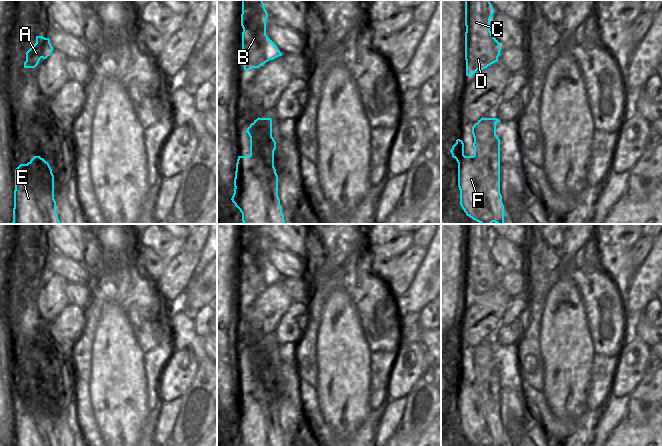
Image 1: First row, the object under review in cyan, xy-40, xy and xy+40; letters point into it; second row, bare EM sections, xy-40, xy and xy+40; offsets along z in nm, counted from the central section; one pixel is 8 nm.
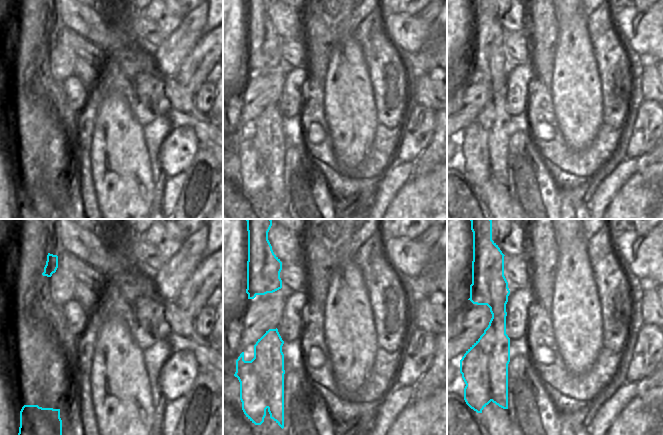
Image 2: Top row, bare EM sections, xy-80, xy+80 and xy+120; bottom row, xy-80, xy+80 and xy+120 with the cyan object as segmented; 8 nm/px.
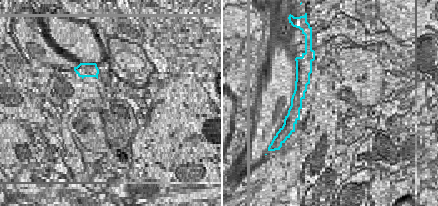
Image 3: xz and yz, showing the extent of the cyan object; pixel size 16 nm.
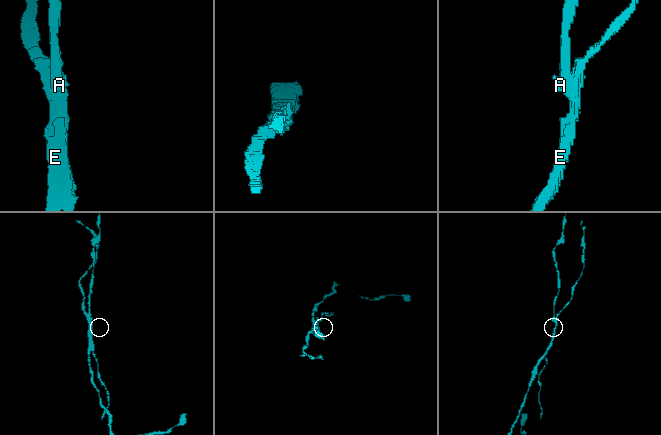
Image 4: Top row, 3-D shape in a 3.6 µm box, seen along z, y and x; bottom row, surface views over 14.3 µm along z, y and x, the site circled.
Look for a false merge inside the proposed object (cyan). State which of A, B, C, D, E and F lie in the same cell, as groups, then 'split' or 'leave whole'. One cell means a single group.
A B C D / E F | split

